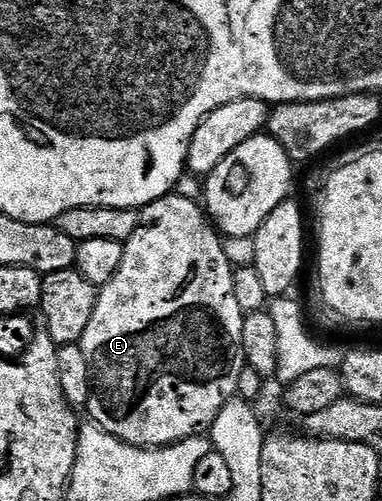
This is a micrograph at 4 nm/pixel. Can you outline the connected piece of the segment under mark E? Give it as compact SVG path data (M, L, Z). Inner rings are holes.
M168 195L143 206L139 213L137 231L133 231L133 235L123 246L121 267L117 267L117 275L113 275L113 279L109 279L109 283L98 290L99 298L93 307L93 319L89 319L89 327L85 327L81 344L85 351L85 363L89 363L91 372L91 398L86 412L91 413L90 420L94 424L100 425L106 433L112 433L126 445L158 449L161 445L172 445L184 441L186 437L202 434L217 419L225 403L238 394L241 371L247 368L245 347L241 347L241 327L245 314L241 311L241 303L237 303L237 295L233 291L235 269L225 255L224 238L209 220L204 206L197 202L198 200L190 197Z

